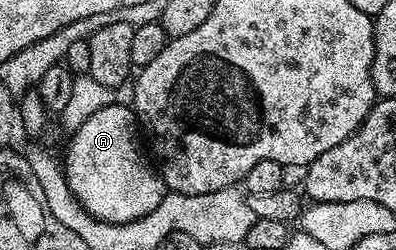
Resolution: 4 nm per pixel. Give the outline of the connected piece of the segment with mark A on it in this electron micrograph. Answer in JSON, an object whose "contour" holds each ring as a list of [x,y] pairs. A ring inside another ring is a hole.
{"contour":[[[114,102],[103,106],[103,110],[95,110],[83,126],[72,129],[70,136],[73,137],[63,157],[65,178],[75,198],[94,219],[107,223],[135,222],[163,201],[167,193],[165,181],[160,171],[149,165],[150,157],[141,153],[137,114],[128,103]]]}

